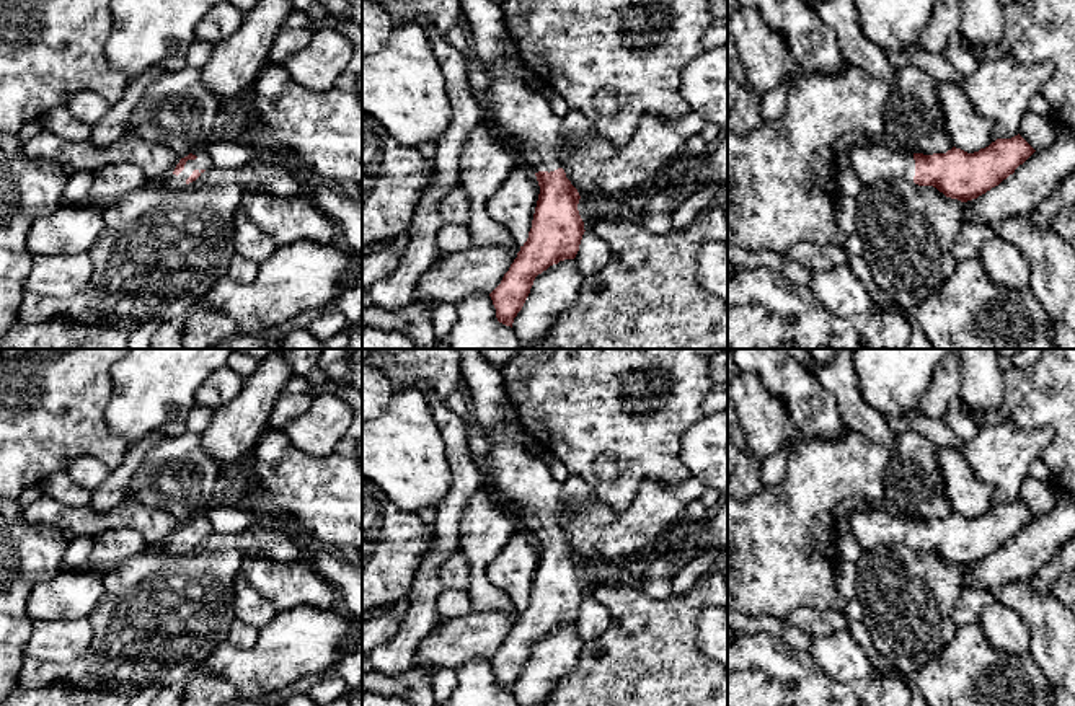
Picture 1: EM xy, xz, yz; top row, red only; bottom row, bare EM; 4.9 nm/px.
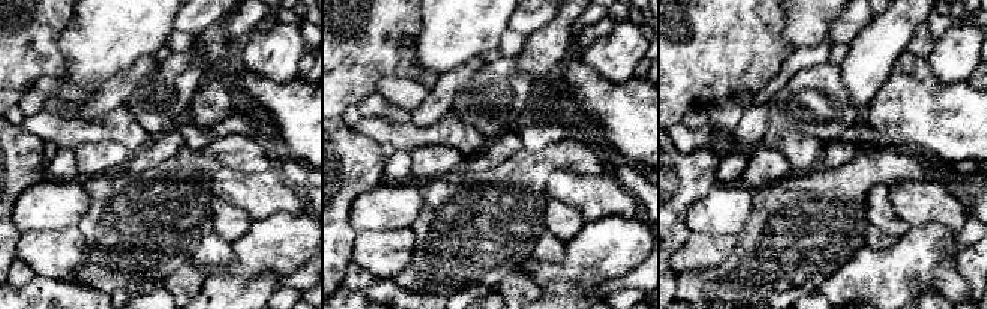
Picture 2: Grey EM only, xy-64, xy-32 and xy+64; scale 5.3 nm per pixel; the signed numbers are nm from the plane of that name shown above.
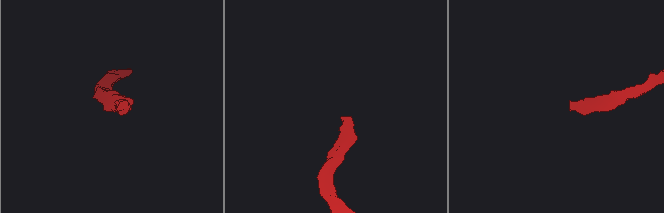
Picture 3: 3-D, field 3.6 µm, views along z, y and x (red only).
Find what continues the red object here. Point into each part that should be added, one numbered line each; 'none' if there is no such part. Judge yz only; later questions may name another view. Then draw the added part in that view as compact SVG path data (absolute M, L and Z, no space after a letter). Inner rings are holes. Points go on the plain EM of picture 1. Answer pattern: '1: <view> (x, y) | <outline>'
1: yz (873, 529) | M883 505L855 512L850 528L863 551L902 543L914 546L914 518L899 512L889 512Z

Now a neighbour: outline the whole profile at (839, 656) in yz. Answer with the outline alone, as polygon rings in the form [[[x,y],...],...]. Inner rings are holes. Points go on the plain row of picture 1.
[[[848,629],[812,638],[809,654],[814,664],[837,683],[847,685],[874,673],[865,649]]]

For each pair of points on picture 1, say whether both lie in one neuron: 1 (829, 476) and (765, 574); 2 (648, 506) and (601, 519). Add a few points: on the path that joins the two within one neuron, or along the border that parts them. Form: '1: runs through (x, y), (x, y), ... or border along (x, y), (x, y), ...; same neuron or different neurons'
1: runs through (805, 501), (788, 532), (777, 543), (777, 550); same neuron
2: border along (612, 522), (601, 527); different neurons

